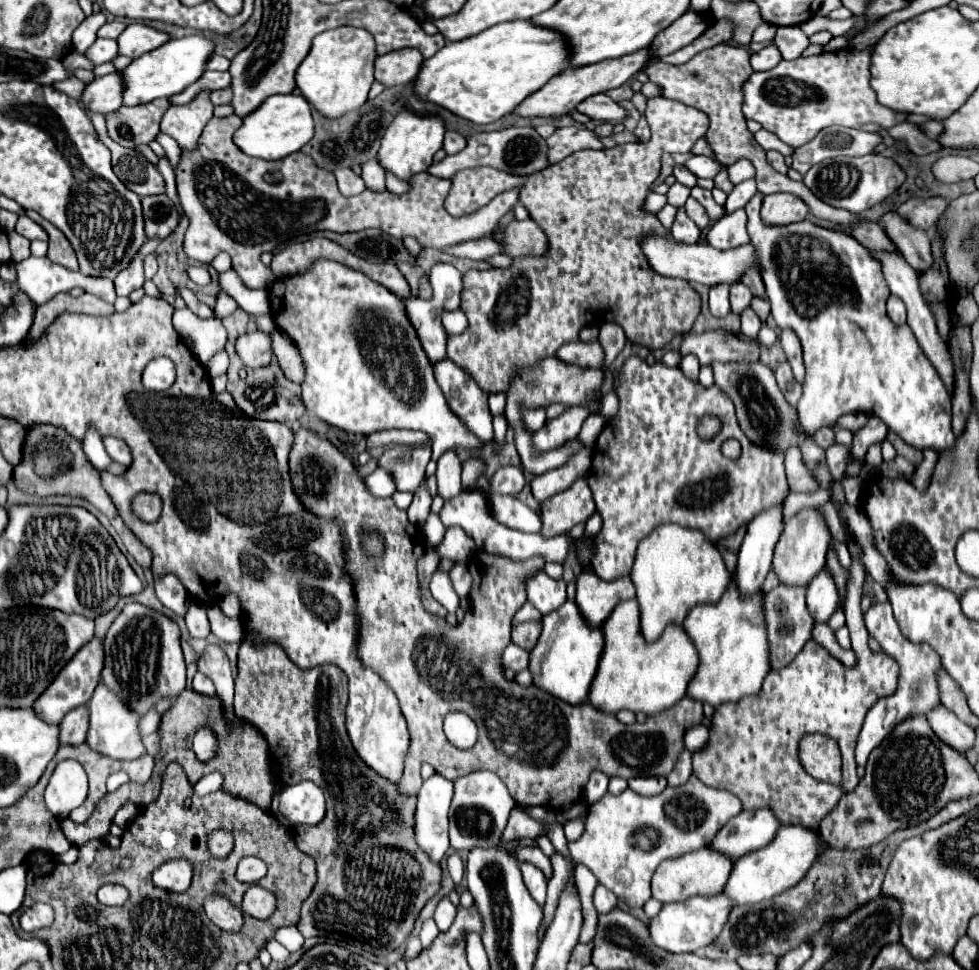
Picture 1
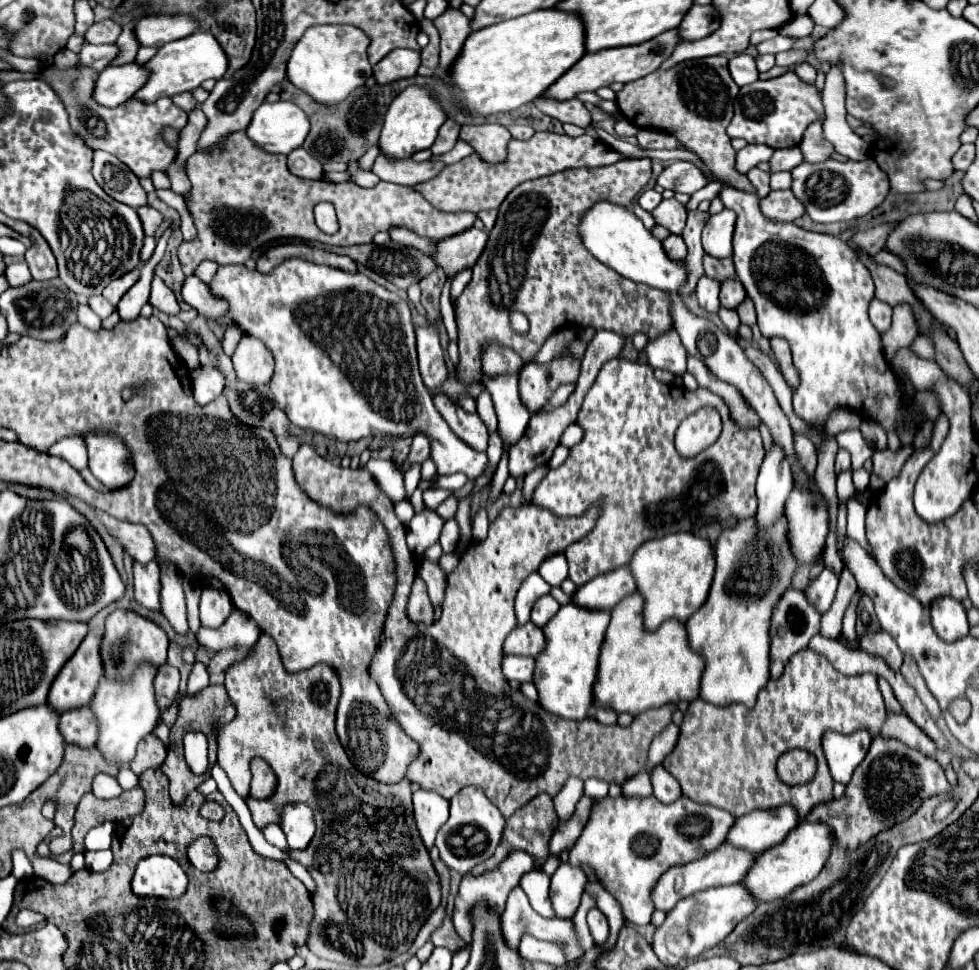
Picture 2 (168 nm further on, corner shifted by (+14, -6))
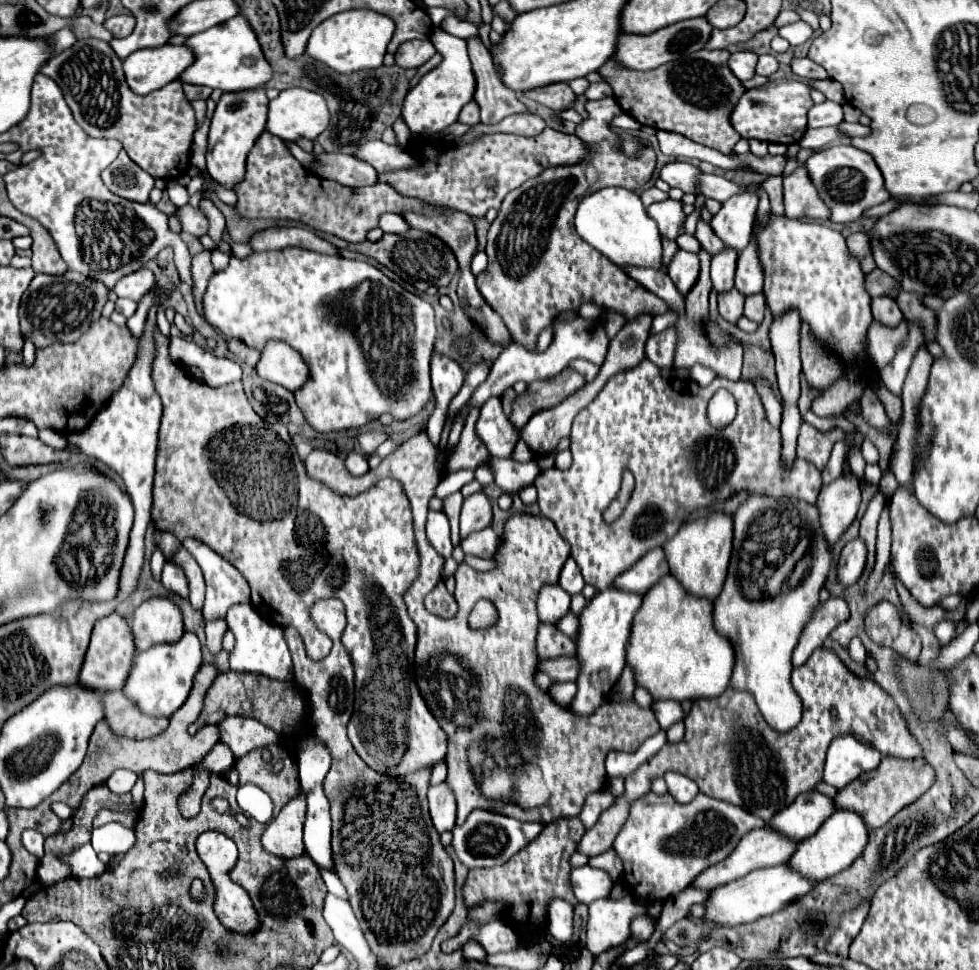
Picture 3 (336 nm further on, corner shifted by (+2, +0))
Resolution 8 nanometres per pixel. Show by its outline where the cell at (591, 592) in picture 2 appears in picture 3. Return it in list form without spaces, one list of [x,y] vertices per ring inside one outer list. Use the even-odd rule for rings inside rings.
[[[652,549],[640,561],[636,561],[626,573],[620,573],[612,587],[626,589],[636,595],[644,595],[652,585],[656,585],[664,575],[668,575],[668,563],[664,551]]]

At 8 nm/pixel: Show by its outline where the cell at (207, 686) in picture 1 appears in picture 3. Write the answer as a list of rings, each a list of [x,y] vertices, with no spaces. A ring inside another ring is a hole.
[[[224,619],[206,623],[206,647],[208,647],[208,651],[212,655],[222,651],[222,635],[224,635],[224,631],[226,631],[226,621]]]

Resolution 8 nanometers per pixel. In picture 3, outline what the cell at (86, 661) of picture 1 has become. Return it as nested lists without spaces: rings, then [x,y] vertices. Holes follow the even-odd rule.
[[[112,613],[106,615],[104,619],[100,619],[94,625],[92,631],[92,641],[80,671],[80,679],[78,683],[86,689],[94,689],[94,691],[114,691],[114,689],[122,689],[124,685],[124,677],[128,677],[128,669],[132,665],[132,657],[136,653],[134,641],[132,641],[132,633],[130,633],[130,625],[126,623],[124,617]]]

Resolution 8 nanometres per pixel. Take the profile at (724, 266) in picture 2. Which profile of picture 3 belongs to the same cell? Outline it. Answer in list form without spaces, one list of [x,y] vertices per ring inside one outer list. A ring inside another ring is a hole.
[[[698,221],[698,227],[696,227],[696,239],[700,241],[700,245],[710,253],[710,255],[718,255],[724,251],[724,243],[716,237],[716,233],[712,231],[712,227],[704,221]]]

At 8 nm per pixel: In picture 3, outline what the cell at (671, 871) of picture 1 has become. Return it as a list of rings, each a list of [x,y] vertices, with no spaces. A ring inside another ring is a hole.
[[[768,825],[762,827],[762,829],[754,829],[754,831],[746,833],[746,835],[740,839],[740,843],[736,845],[736,849],[734,849],[724,861],[716,863],[716,865],[710,865],[708,869],[704,869],[704,871],[692,881],[690,887],[704,889],[704,891],[712,891],[712,889],[716,889],[716,885],[724,885],[724,883],[728,883],[728,881],[736,881],[736,879],[748,875],[752,869],[784,865],[784,863],[790,859],[790,855],[794,853],[794,849],[796,849],[796,843],[794,843],[794,841],[790,841],[790,839],[786,839],[784,835],[772,831]]]

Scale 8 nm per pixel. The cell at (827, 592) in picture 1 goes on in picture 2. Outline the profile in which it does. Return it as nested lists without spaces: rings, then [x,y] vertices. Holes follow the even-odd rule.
[[[824,567],[818,579],[806,587],[806,595],[820,613],[826,613],[834,601],[836,587],[838,587],[838,575],[832,569]]]

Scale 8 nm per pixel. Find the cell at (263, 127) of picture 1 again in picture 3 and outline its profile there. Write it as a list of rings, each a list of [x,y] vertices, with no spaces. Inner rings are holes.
[[[294,87],[294,89],[280,91],[280,95],[274,101],[270,101],[266,131],[286,141],[316,139],[328,127],[328,121],[330,121],[330,113],[328,113],[324,97],[320,93]]]

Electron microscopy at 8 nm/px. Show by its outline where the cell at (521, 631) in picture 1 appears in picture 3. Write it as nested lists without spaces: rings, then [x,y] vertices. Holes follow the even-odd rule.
[[[540,623],[536,637],[536,653],[538,657],[570,657],[576,653],[576,641],[560,633],[552,623]]]

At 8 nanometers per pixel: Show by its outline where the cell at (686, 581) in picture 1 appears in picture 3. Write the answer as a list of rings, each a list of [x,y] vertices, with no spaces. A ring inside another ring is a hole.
[[[714,513],[706,519],[688,521],[672,539],[666,541],[666,545],[662,545],[662,549],[666,553],[670,575],[678,579],[686,593],[714,601],[722,591],[728,571],[732,551],[732,517],[724,513]]]

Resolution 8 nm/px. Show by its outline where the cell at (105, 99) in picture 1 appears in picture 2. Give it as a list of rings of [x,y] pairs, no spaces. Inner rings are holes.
[[[136,61],[106,67],[96,81],[94,99],[106,107],[118,107],[132,95],[136,95],[144,81],[148,81],[148,75],[150,71]]]

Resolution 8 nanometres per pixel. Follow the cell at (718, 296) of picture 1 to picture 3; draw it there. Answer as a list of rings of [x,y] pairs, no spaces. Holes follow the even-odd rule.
[[[724,249],[724,253],[718,253],[712,257],[712,287],[716,293],[730,291],[734,287],[734,271],[736,271],[736,257],[738,253],[734,249]]]

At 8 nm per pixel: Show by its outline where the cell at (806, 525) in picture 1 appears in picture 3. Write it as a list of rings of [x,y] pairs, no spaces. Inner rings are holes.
[[[856,475],[838,477],[834,483],[822,485],[816,507],[820,513],[820,527],[828,545],[834,545],[848,529],[848,525],[856,517],[858,505],[860,481],[856,479]]]

